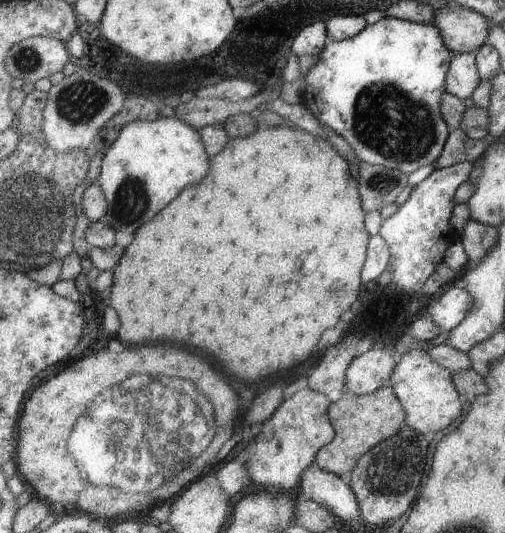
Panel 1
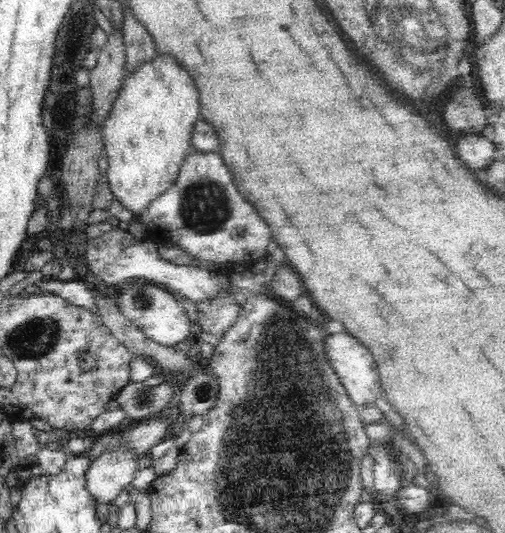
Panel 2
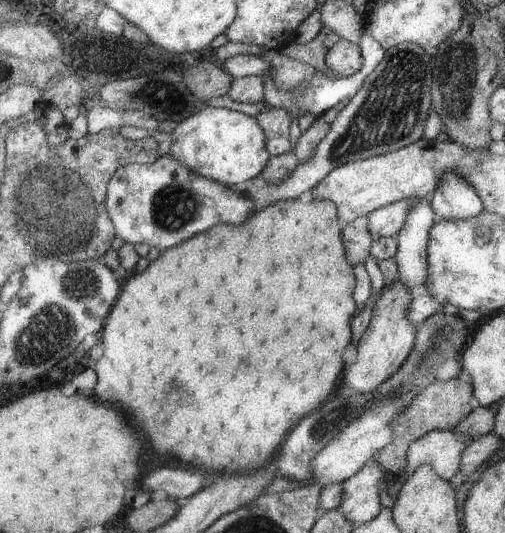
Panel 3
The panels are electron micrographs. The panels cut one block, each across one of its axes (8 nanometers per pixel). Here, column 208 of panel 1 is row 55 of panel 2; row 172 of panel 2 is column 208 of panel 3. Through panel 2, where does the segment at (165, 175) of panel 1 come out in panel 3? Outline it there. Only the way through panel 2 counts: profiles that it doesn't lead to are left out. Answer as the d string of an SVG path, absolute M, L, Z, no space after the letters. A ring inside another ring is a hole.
M205 107L179 123L173 132L171 156L197 172L229 188L243 187L258 178L267 168L271 154L267 151L267 138L256 116L247 116L227 108Z

